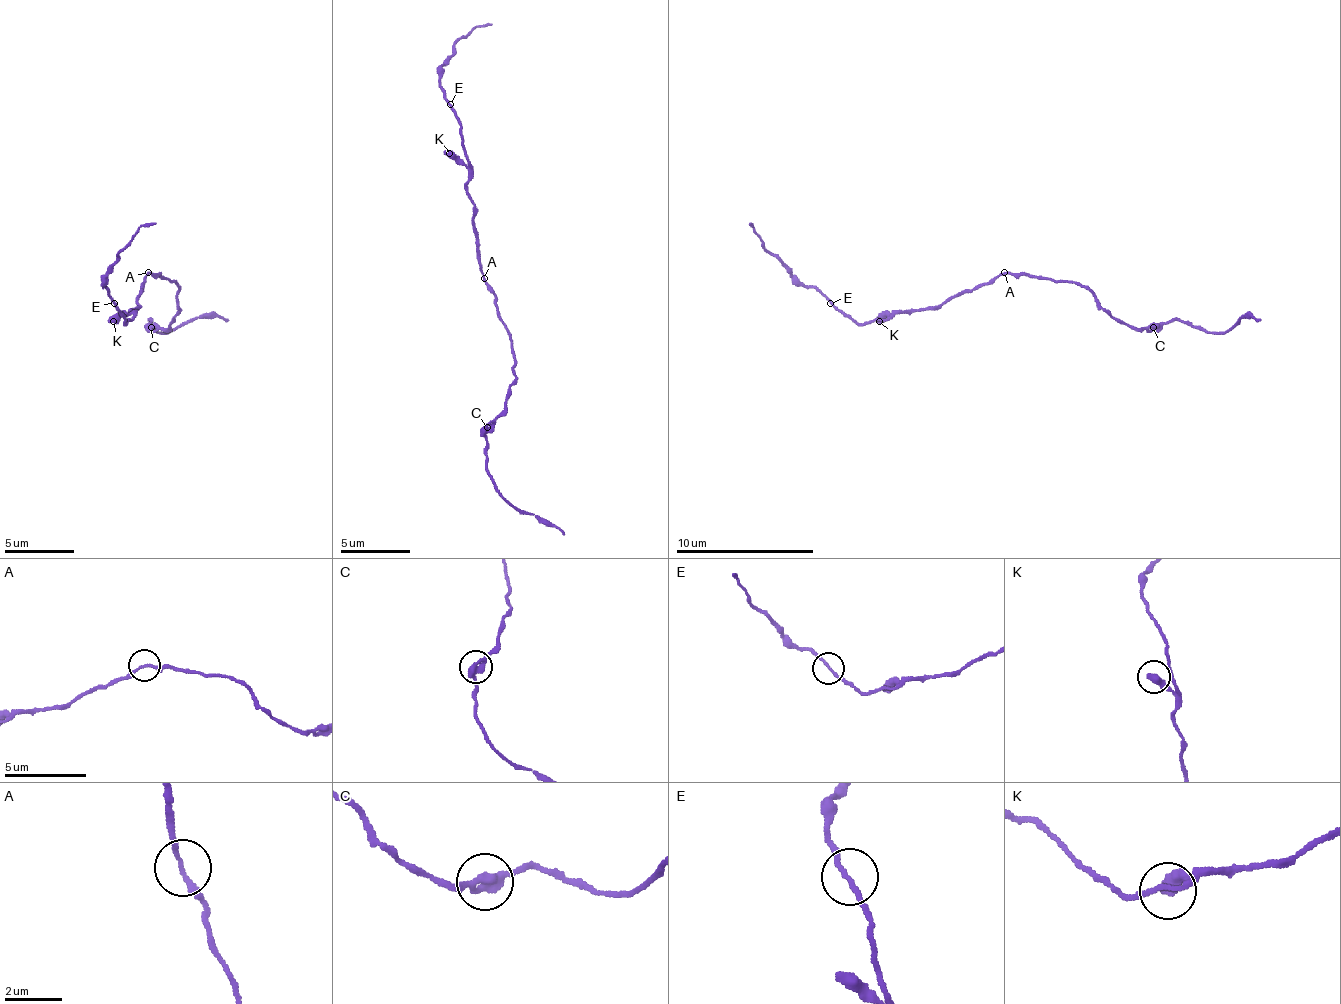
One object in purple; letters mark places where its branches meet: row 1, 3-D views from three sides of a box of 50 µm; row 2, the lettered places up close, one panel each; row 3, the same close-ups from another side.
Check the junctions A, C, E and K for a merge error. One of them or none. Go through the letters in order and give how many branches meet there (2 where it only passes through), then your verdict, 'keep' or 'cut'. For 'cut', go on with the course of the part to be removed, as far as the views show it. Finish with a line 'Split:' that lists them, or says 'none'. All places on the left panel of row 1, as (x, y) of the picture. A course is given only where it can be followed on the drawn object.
A: 2 branches meet; keep
C: 2 branches meet; keep
E: 2 branches meet; keep
K: 1 branches meet; keep
Split: none

